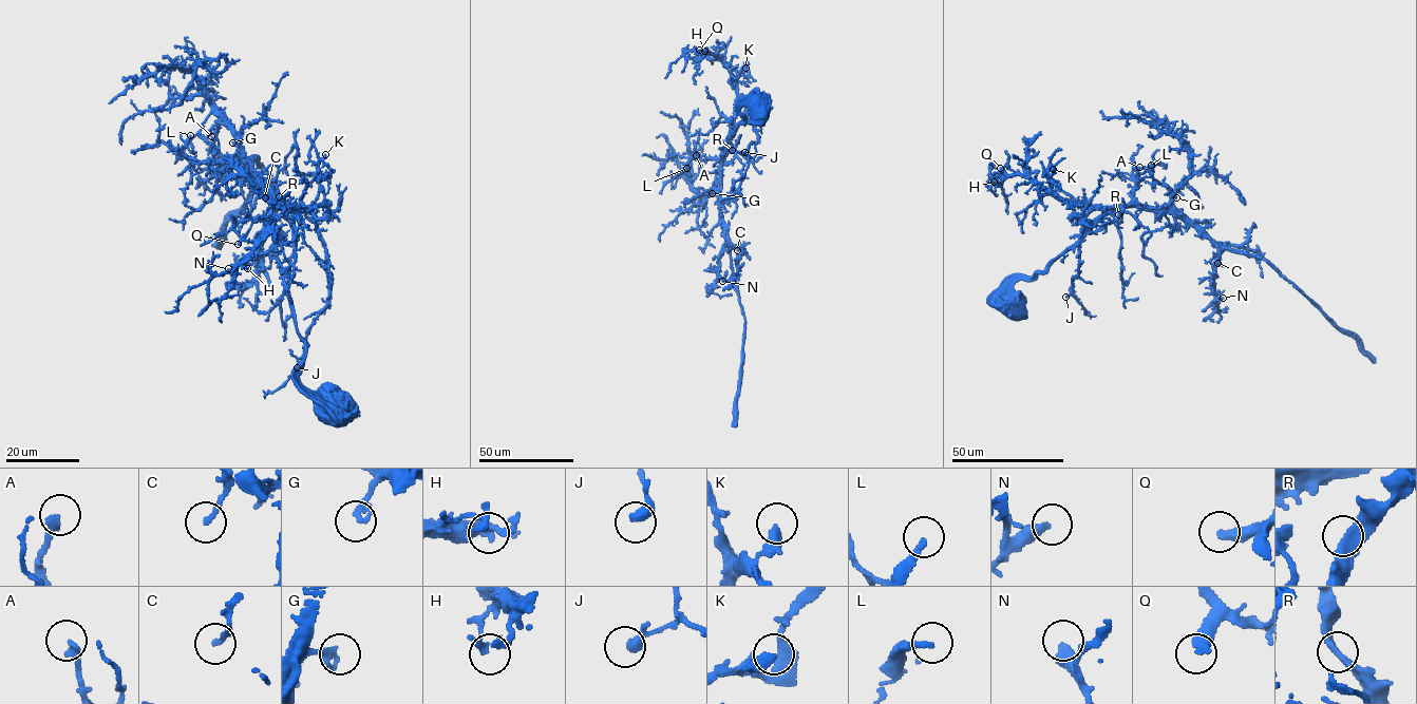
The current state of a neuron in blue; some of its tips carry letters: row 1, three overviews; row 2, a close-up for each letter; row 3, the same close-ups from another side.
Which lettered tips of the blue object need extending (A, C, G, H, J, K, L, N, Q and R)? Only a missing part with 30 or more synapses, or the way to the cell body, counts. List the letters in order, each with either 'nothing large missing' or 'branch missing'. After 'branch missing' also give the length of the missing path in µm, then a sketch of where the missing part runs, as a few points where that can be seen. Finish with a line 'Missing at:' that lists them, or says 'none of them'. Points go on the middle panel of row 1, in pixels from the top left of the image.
A: nothing large missing
C: nothing large missing
G: nothing large missing
H: nothing large missing
J: nothing large missing
K: nothing large missing
L: nothing large missing
N: nothing large missing
Q: nothing large missing
R: nothing large missing
Missing at: none of them

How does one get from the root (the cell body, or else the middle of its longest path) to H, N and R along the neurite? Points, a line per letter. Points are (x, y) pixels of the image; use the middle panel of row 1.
H: (759, 105), (741, 107), (743, 120), (726, 141), (736, 86), (724, 62), (704, 51)
N: (759, 105), (740, 108), (743, 120), (722, 157), (720, 215), (725, 235), (743, 251), (737, 276), (722, 281)
R: (759, 105), (751, 102), (740, 108), (743, 120), (725, 144), (728, 149), (732, 150)

